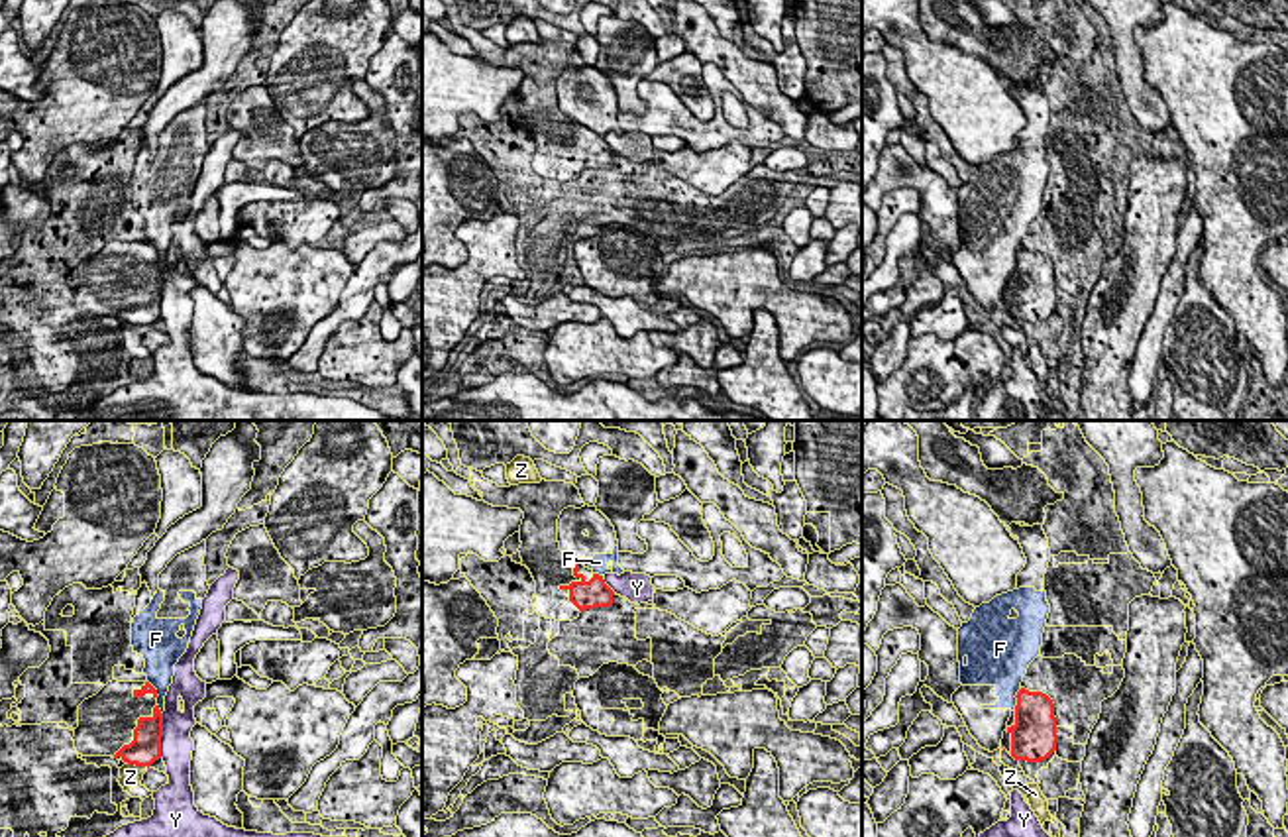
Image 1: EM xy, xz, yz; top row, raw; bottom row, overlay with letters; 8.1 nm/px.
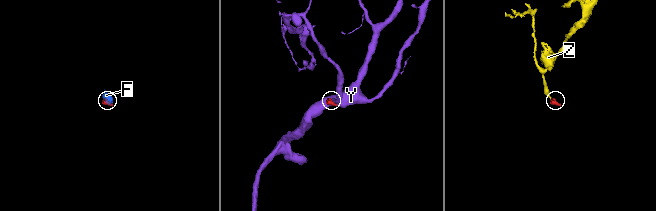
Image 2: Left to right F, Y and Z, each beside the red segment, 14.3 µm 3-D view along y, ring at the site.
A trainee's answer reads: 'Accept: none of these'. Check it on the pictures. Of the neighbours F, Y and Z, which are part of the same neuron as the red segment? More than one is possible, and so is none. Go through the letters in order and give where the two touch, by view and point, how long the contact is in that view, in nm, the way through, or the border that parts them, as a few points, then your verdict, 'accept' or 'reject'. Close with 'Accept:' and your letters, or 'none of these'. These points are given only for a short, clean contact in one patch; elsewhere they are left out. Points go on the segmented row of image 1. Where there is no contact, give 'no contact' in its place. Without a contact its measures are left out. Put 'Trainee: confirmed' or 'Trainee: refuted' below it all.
F: meets red in yz at (1018, 700); contact 200 nm long; border along yz (1021, 688), (1014, 710); reject
Y: meets red in xy at (161, 735); contact 360 nm long; reject
Z: meets red in xy at (138, 765); contact 180 nm long; border along xy (128, 763), (148, 767); reject
Accept: none of these
Trainee: confirmed

